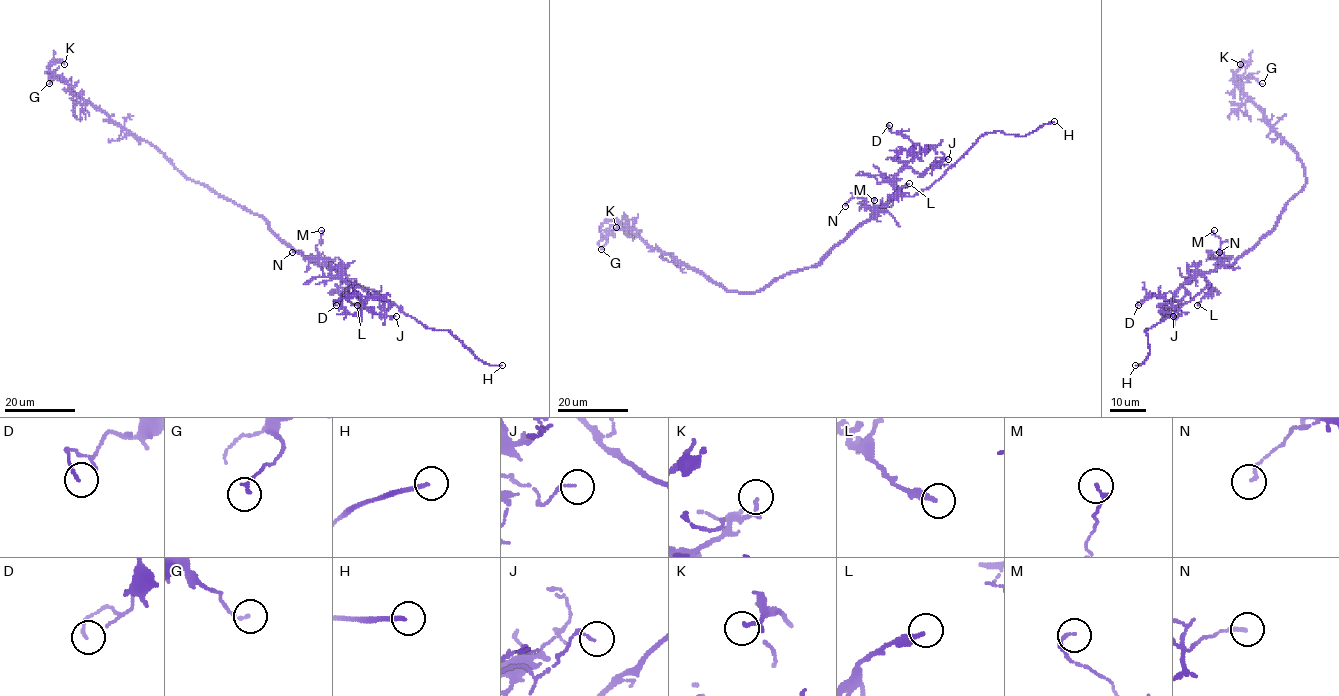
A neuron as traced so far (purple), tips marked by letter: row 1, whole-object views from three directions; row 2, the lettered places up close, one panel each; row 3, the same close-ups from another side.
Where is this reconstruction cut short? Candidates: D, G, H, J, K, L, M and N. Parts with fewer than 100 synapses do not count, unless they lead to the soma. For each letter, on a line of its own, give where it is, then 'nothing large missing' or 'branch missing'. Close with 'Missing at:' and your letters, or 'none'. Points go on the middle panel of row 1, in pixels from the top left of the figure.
D: at (889, 125); nothing large missing
G: at (601, 249); nothing large missing
H: at (1054, 121); branch missing
J: at (948, 159); nothing large missing
K: at (616, 227); nothing large missing
L: at (909, 183); nothing large missing
M: at (874, 200); nothing large missing
N: at (845, 206); nothing large missing
Missing at: H

